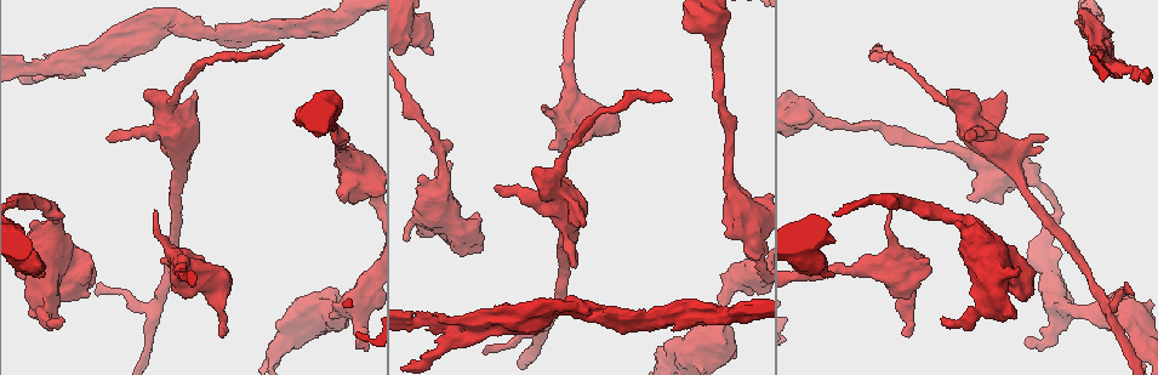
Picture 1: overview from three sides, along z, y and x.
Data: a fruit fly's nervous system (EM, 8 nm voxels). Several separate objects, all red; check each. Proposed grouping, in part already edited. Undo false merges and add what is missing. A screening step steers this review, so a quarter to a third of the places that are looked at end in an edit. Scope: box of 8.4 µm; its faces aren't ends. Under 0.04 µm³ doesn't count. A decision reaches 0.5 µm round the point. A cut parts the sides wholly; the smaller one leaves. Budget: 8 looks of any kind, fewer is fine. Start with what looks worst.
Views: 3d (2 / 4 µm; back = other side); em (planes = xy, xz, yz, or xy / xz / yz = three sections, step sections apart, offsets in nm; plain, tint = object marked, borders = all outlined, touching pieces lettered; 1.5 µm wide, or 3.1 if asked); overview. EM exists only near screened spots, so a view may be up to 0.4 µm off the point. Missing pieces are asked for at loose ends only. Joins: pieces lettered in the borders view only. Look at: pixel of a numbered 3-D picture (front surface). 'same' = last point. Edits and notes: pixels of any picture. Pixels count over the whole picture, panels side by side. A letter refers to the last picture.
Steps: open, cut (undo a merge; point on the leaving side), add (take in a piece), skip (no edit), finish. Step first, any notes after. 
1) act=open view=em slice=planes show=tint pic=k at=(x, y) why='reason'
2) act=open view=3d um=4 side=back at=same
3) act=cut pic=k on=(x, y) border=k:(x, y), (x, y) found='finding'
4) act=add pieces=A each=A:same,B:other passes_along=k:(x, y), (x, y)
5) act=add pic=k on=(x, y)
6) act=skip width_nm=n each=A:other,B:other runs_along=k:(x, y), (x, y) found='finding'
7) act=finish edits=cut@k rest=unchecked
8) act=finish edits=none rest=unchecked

act=open view=3d um=4 pic=1 at=(88, 296) why='an open end'

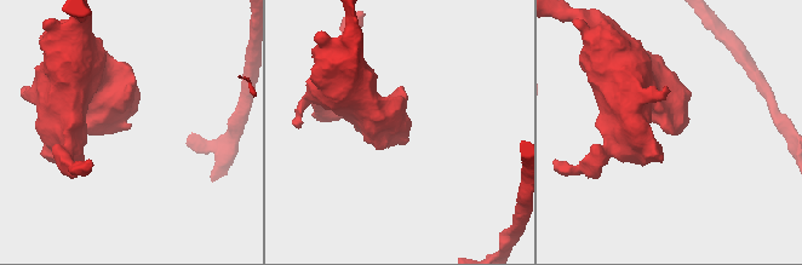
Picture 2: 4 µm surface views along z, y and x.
act=open view=em slice=yz step=4 show=plain pic=2 at=(130, 124)

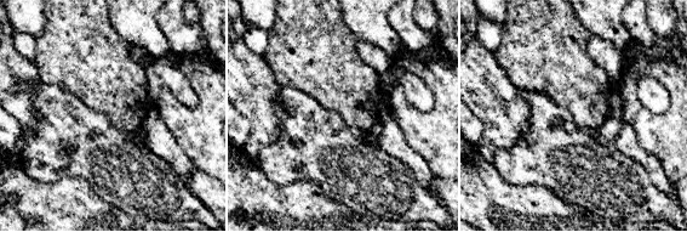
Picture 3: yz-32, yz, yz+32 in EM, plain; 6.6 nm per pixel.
act=open view=em slice=yz step=4 show=borders at=same

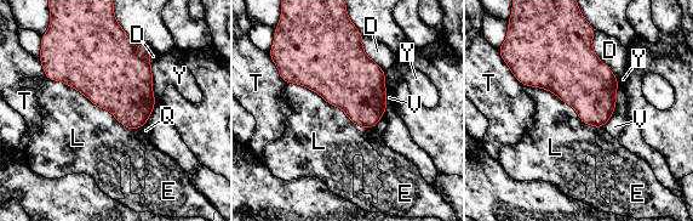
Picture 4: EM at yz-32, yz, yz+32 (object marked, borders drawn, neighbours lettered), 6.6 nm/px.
act=skip each=D:other,E:other,L:other,Q:other,T:other,V:other,Y:other border=4:(618, 84), (614, 111), (602, 126) found='no lettered piece goes on from it'

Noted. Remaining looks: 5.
act=open view=em slice=planes show=plain pic=1 at=(968, 137) why='branch stops here'

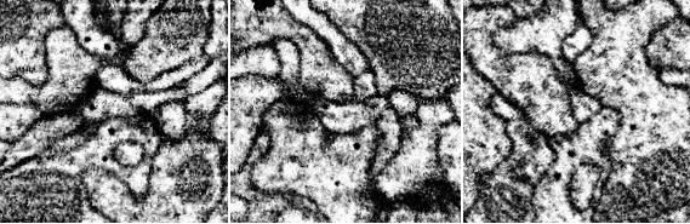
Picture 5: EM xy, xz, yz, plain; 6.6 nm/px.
act=open view=em slice=planes show=borders at=same why='see the neighbours'

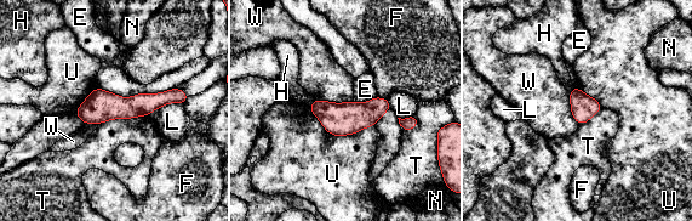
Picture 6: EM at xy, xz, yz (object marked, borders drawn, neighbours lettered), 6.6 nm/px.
act=skip each=E:other,F:other,H:other,L:other,N:other,T:other,U:other,W:other found='none of them fits'

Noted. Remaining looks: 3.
act=open view=em slice=planes show=borders pic=1 at=(486, 354) why='thin end'

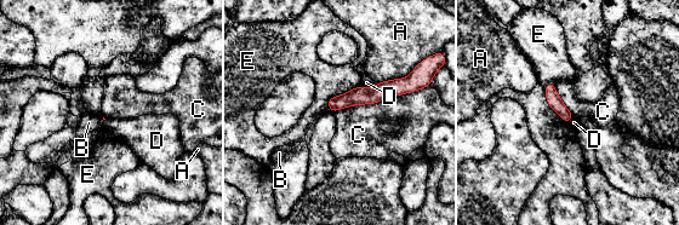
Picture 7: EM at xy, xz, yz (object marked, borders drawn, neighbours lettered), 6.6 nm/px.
act=skip longest_contact=C:600nm each=A:other,B:other,C:other,D:other,E:other found='none of them fits'

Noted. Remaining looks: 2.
act=finish edits=none rest=unchecked

